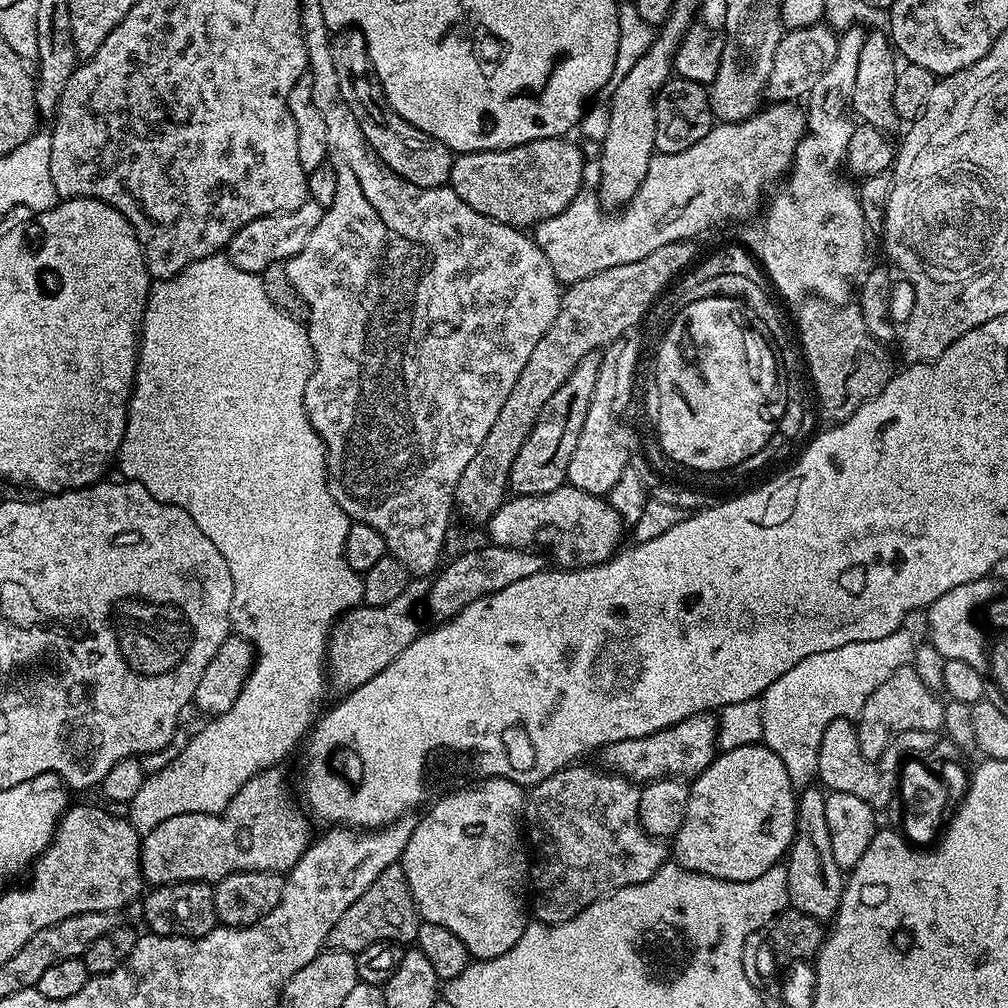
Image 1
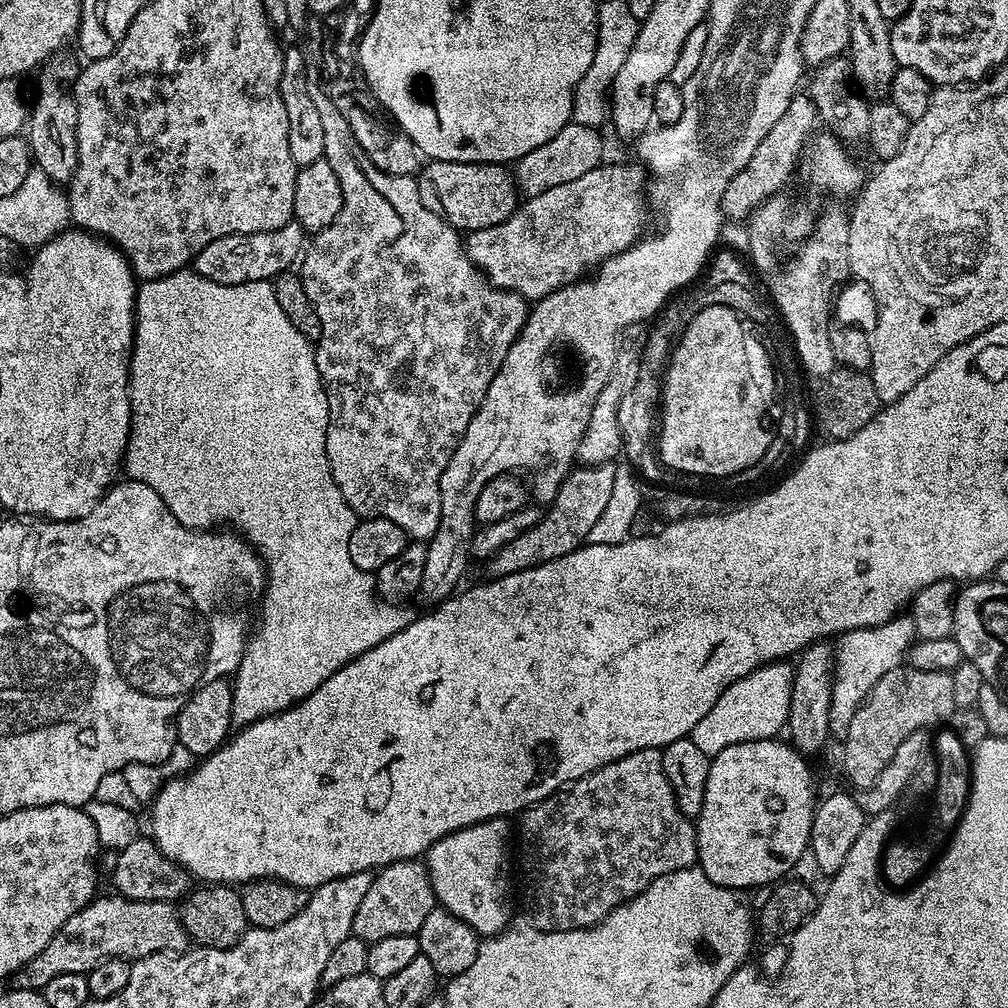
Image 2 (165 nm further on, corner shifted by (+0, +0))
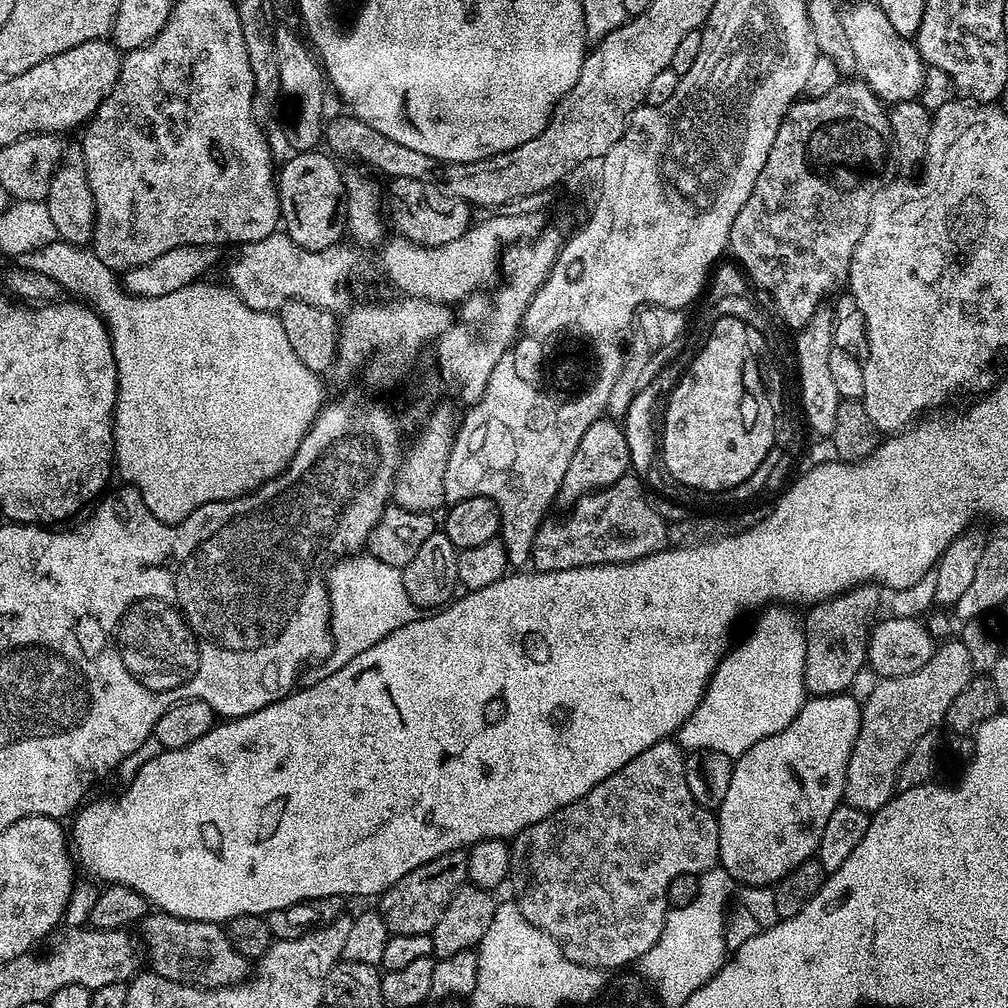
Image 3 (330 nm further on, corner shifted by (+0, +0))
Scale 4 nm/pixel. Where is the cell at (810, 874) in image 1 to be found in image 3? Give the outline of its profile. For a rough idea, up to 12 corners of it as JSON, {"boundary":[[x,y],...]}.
{"boundary":[[881,589],[807,609],[804,691],[839,696],[866,667]]}

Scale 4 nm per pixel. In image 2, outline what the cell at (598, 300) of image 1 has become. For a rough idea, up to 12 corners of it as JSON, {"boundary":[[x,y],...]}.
{"boundary":[[798,92],[723,191],[725,219],[747,221],[784,190],[815,131]]}

